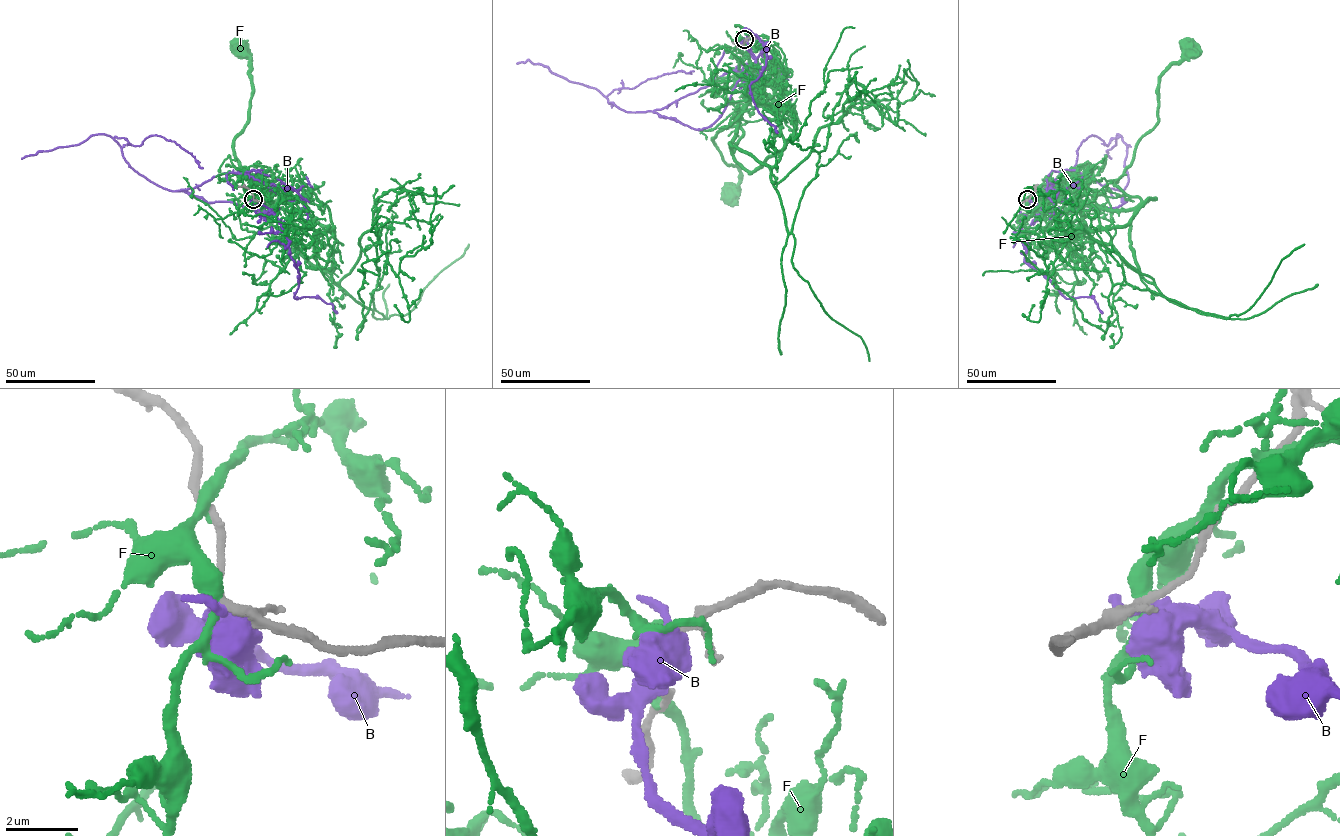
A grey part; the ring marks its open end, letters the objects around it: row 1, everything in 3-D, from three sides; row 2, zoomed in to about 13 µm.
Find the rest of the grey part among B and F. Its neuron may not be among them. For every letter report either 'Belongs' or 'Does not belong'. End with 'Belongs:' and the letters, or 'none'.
B: Belongs
F: Does not belong
Belongs: B

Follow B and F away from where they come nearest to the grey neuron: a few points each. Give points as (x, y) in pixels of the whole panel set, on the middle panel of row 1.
B: (744, 40), (758, 74), (743, 75), (708, 127), (625, 111), (606, 97), (694, 71)
F: (744, 40), (753, 80), (731, 153), (742, 134), (725, 126), (713, 138), (742, 166), (739, 189), (728, 188)

